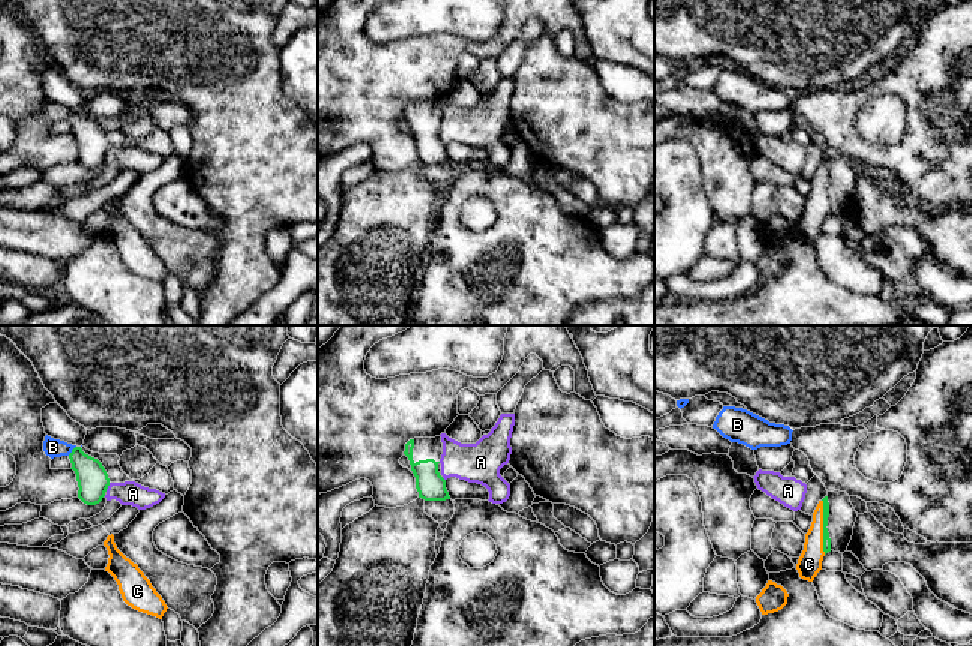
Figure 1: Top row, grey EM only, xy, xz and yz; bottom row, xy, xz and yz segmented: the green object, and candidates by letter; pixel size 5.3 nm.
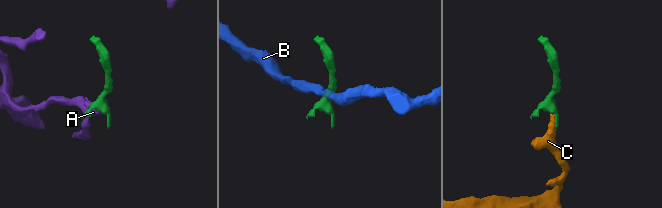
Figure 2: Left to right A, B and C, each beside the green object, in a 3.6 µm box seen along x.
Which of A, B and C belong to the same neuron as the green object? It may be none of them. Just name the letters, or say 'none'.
C

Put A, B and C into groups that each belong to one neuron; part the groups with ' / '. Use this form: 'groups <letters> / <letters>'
groups A / B / C

